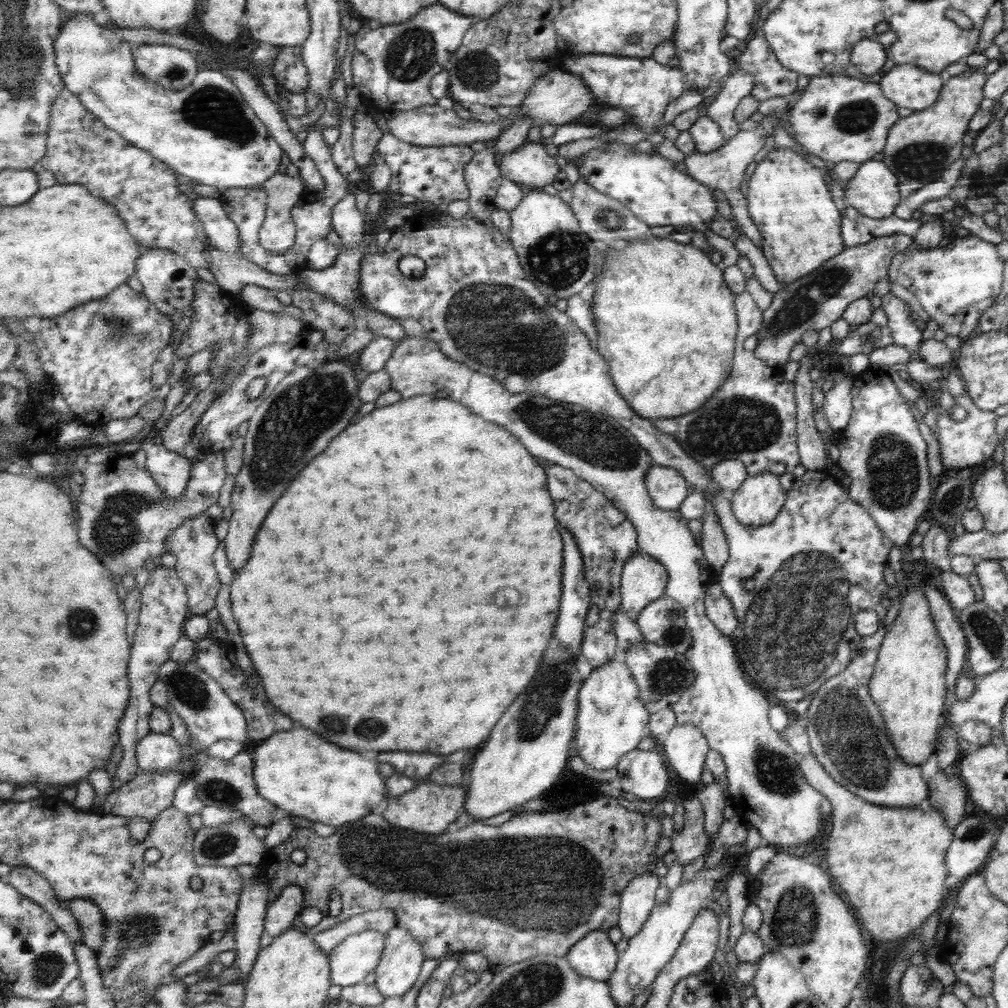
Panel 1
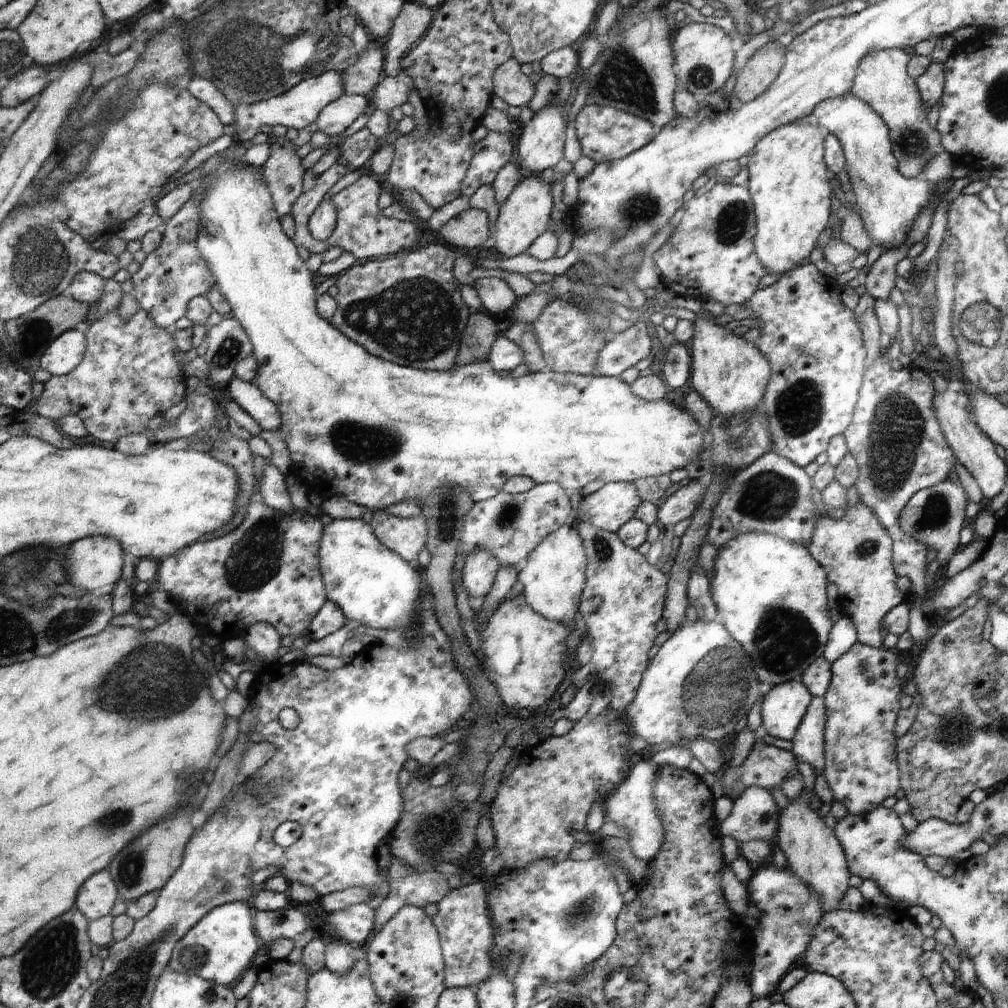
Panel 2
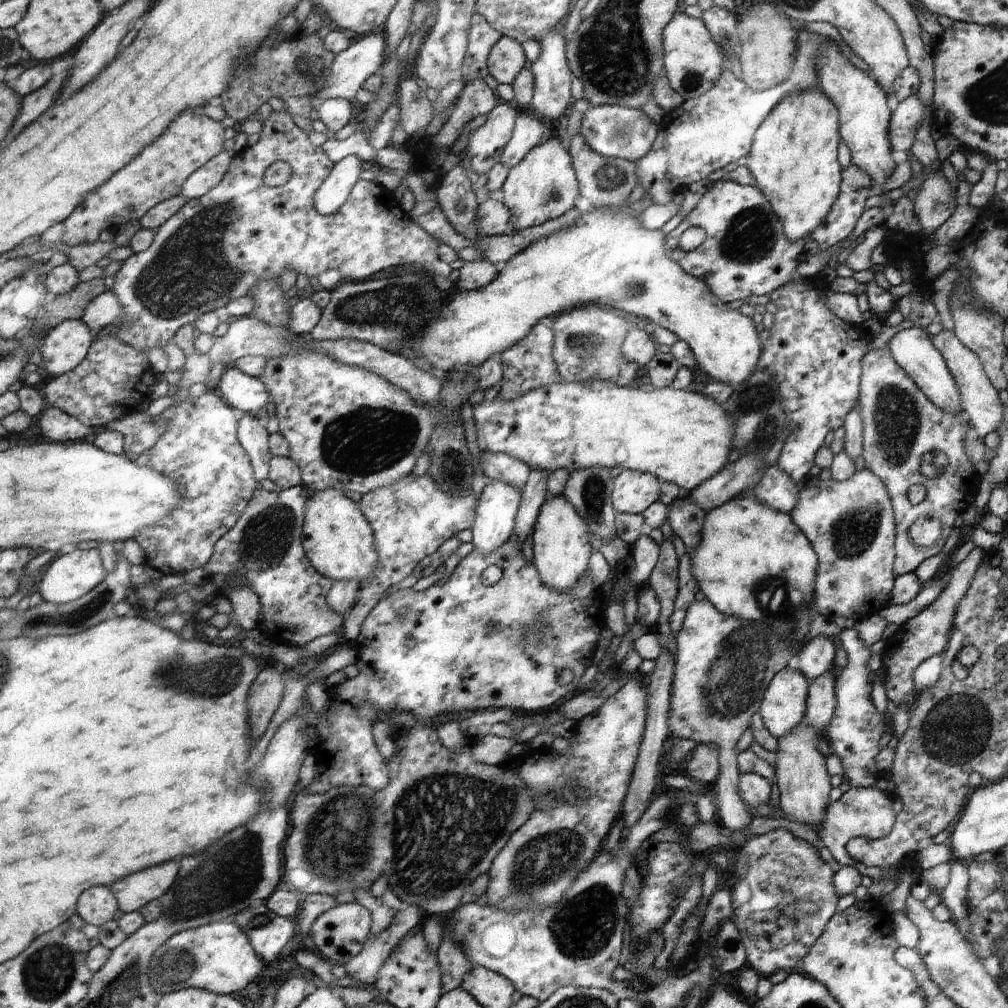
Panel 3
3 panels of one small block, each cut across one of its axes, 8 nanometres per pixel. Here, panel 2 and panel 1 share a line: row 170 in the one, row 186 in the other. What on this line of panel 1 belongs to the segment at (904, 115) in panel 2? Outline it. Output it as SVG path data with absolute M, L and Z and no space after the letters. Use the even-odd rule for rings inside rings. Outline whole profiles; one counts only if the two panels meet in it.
M969 68L959 76L951 76L943 82L939 98L935 104L921 112L913 112L907 118L899 118L887 134L887 142L883 148L883 164L895 176L901 198L907 198L911 192L923 188L925 184L933 184L941 178L941 174L957 162L963 150L963 136L969 130L969 120L979 110L979 102L983 100L983 84L987 82L983 68Z

